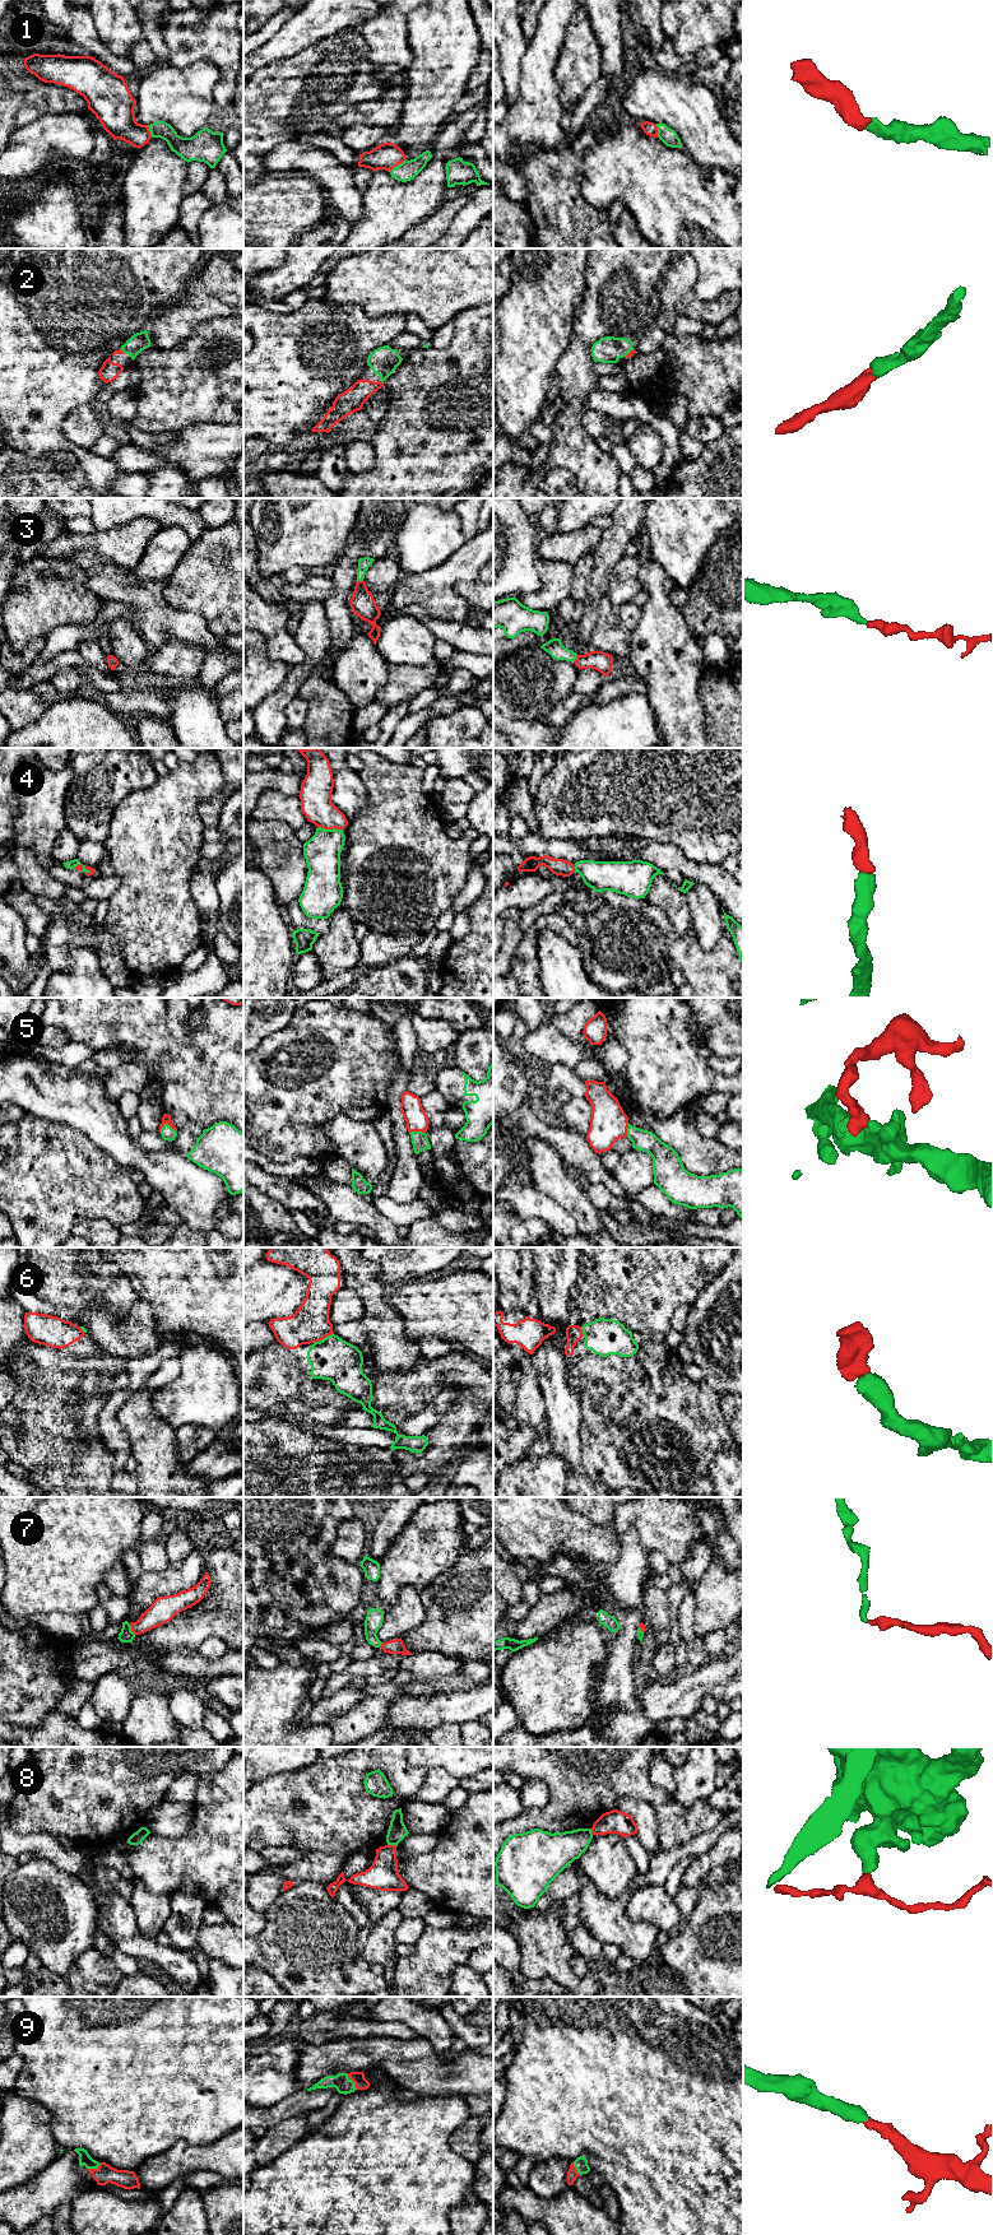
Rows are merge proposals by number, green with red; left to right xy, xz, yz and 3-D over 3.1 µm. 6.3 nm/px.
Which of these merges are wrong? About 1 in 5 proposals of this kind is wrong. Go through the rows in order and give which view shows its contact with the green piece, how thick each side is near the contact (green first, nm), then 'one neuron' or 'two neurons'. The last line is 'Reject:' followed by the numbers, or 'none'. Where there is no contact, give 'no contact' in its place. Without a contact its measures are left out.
1: xz | 120/170 nm | one neuron
2: xz | 180/150 nm | one neuron
3: yz | 110/120 nm | one neuron
4: xz | 220/200 nm | one neuron
5: xy | 90/50 nm | one neuron
6: xz | 280/240 nm | one neuron
7: xy | 90/160 nm | one neuron
8: xz | 120/190 nm | two neurons
9: xz | 110/80 nm | one neuron
Reject: 8

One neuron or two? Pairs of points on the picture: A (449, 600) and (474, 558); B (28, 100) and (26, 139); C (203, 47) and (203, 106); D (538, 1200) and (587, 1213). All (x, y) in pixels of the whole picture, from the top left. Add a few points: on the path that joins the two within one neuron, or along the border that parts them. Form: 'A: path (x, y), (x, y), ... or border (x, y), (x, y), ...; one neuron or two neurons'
A: path (448, 589), (448, 582), (463, 567); one neuron
B: border (55, 114), (41, 116), (19, 126), (13, 133); two neurons
C: border (173, 66), (182, 68), (209, 60), (221, 78); two neurons
D: border (538, 1188), (574, 1218), (578, 1232); two neurons

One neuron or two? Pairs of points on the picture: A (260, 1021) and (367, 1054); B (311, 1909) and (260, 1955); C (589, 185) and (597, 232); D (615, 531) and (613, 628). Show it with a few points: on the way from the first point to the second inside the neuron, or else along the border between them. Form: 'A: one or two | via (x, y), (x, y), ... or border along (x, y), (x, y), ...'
A: two | border along (295, 1011), (284, 1027), (269, 1034), (259, 1045)
B: one | via (298, 1922), (273, 1947)
C: two | border along (579, 179), (583, 198), (598, 208), (608, 209)
D: two | border along (606, 594), (598, 604), (598, 621), (595, 623)

